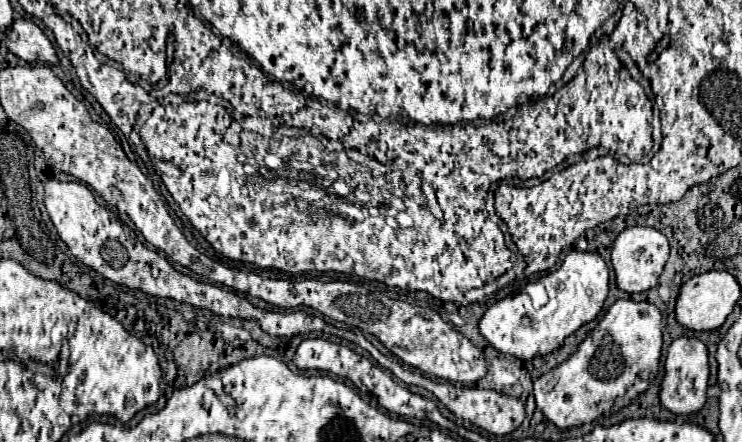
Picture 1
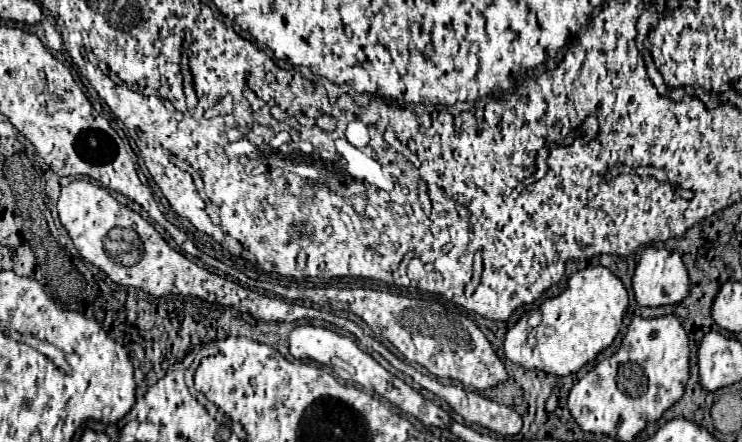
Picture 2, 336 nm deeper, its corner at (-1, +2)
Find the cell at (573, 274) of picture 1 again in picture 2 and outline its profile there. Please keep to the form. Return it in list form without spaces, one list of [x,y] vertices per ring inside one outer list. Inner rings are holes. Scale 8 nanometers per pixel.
[[[597,265],[597,267],[587,267],[583,271],[577,271],[571,275],[567,289],[559,297],[545,301],[543,319],[541,319],[539,327],[527,325],[527,319],[521,317],[507,331],[505,355],[507,355],[507,359],[511,359],[513,363],[517,363],[525,369],[537,369],[537,371],[545,371],[545,373],[553,373],[553,375],[561,375],[561,377],[577,373],[585,363],[593,361],[601,351],[605,351],[615,341],[617,333],[621,331],[627,305],[629,305],[629,293],[623,287],[623,283],[609,269]]]

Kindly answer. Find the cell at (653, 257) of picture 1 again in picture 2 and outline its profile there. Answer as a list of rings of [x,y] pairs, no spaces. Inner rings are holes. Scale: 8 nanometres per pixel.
[[[649,247],[643,251],[635,275],[633,275],[633,291],[639,305],[645,307],[661,307],[661,305],[675,305],[681,303],[689,295],[689,273],[679,257],[679,253],[667,249]]]

